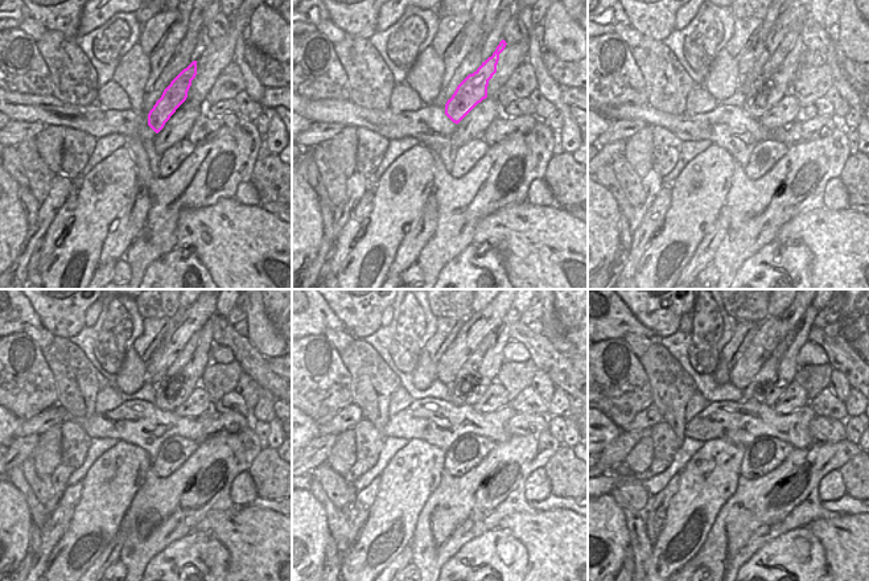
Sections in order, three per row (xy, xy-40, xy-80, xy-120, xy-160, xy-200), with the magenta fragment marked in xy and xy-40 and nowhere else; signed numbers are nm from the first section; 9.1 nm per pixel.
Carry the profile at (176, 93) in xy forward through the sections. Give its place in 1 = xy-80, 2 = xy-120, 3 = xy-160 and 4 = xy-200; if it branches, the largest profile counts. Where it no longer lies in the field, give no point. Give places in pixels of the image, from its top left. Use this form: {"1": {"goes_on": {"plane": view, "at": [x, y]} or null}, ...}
{"1": {"goes_on": {"plane": "xy-80", "at": [765, 93]}}, "2": {"goes_on": {"plane": "xy-120", "at": [172, 391]}}, "3": {"goes_on": {"plane": "xy-160", "at": [493, 359]}}, "4": {"goes_on": {"plane": "xy-200", "at": [787, 366]}}}

